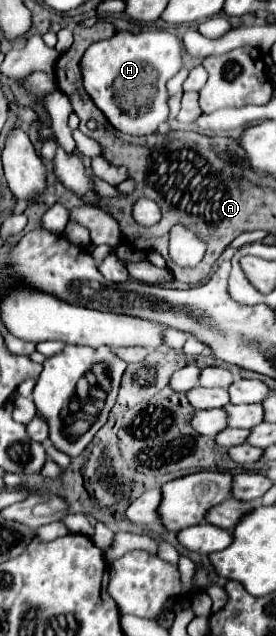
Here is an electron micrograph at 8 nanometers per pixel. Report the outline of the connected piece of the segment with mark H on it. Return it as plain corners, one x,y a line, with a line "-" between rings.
142,30
142,32
116,32
110,40
94,42
84,58
82,58
82,78
84,88
94,100
94,104
104,112
108,122
130,136
146,136
156,132
158,124
168,118
168,96
166,96
166,82
180,70
182,66
182,42
166,32
166,30

